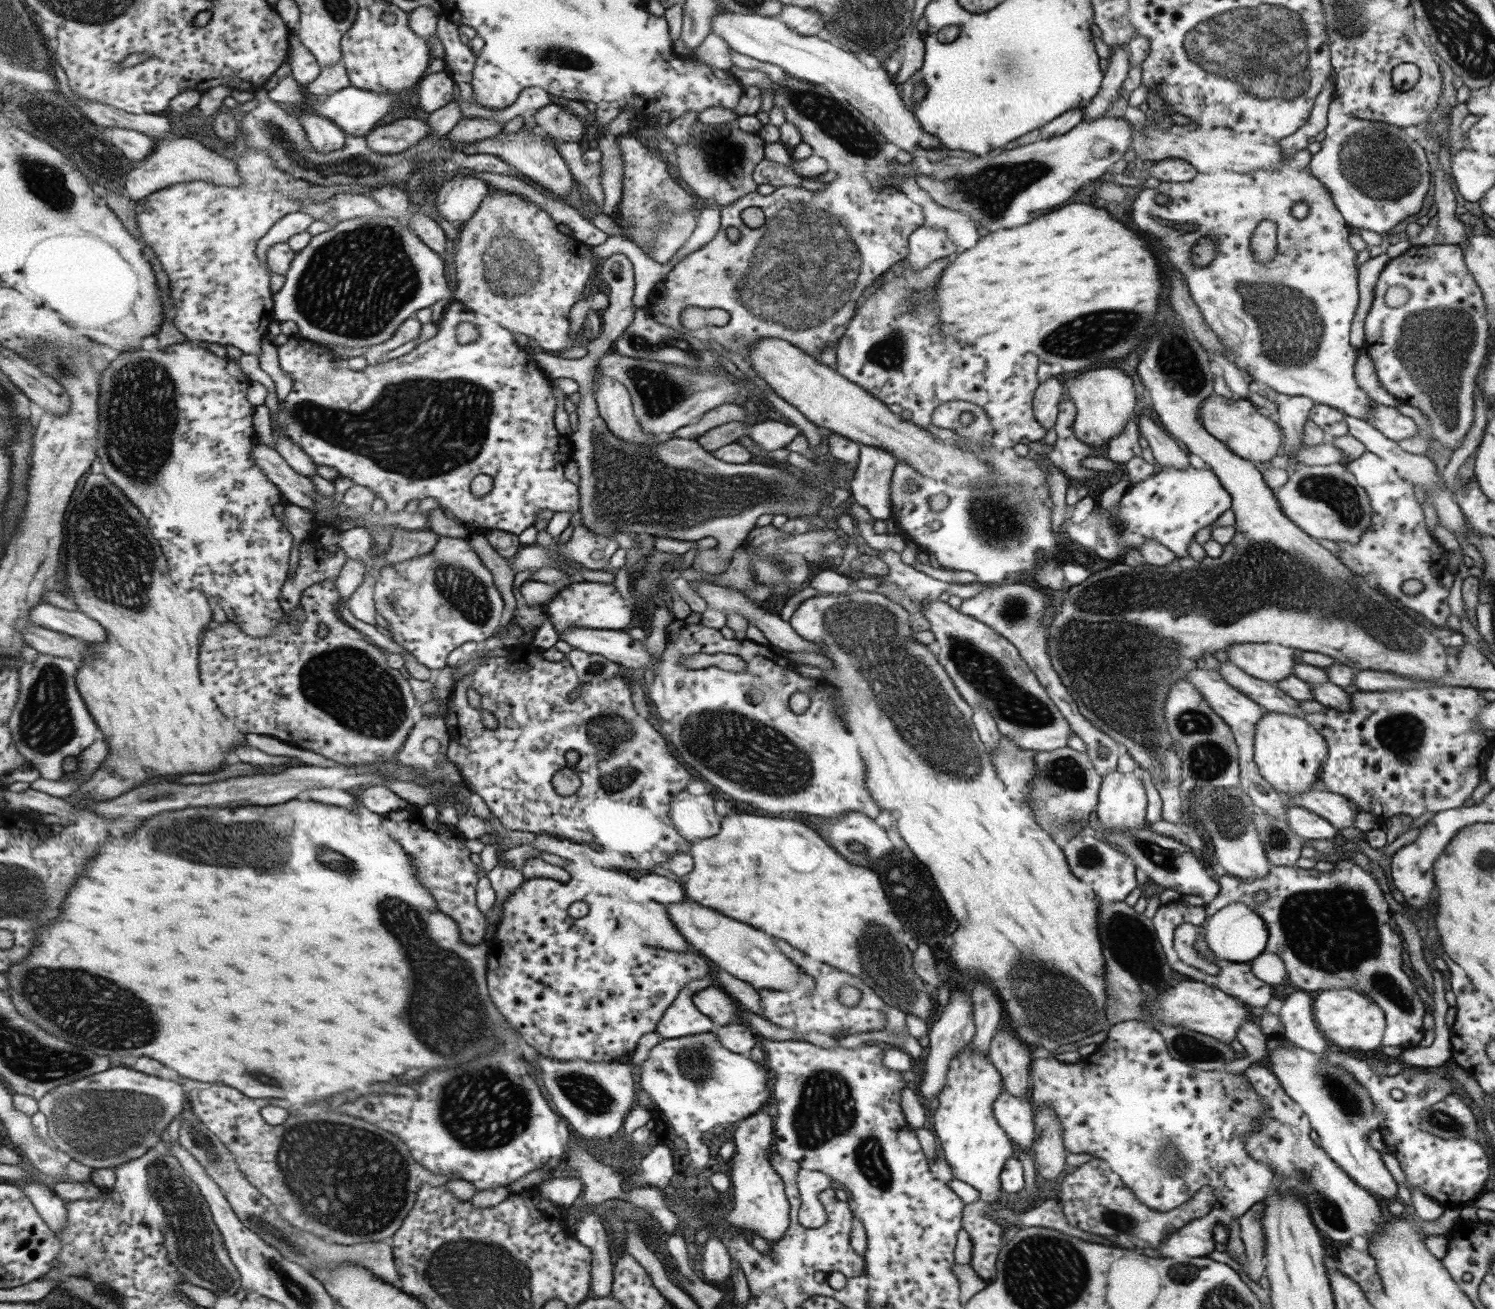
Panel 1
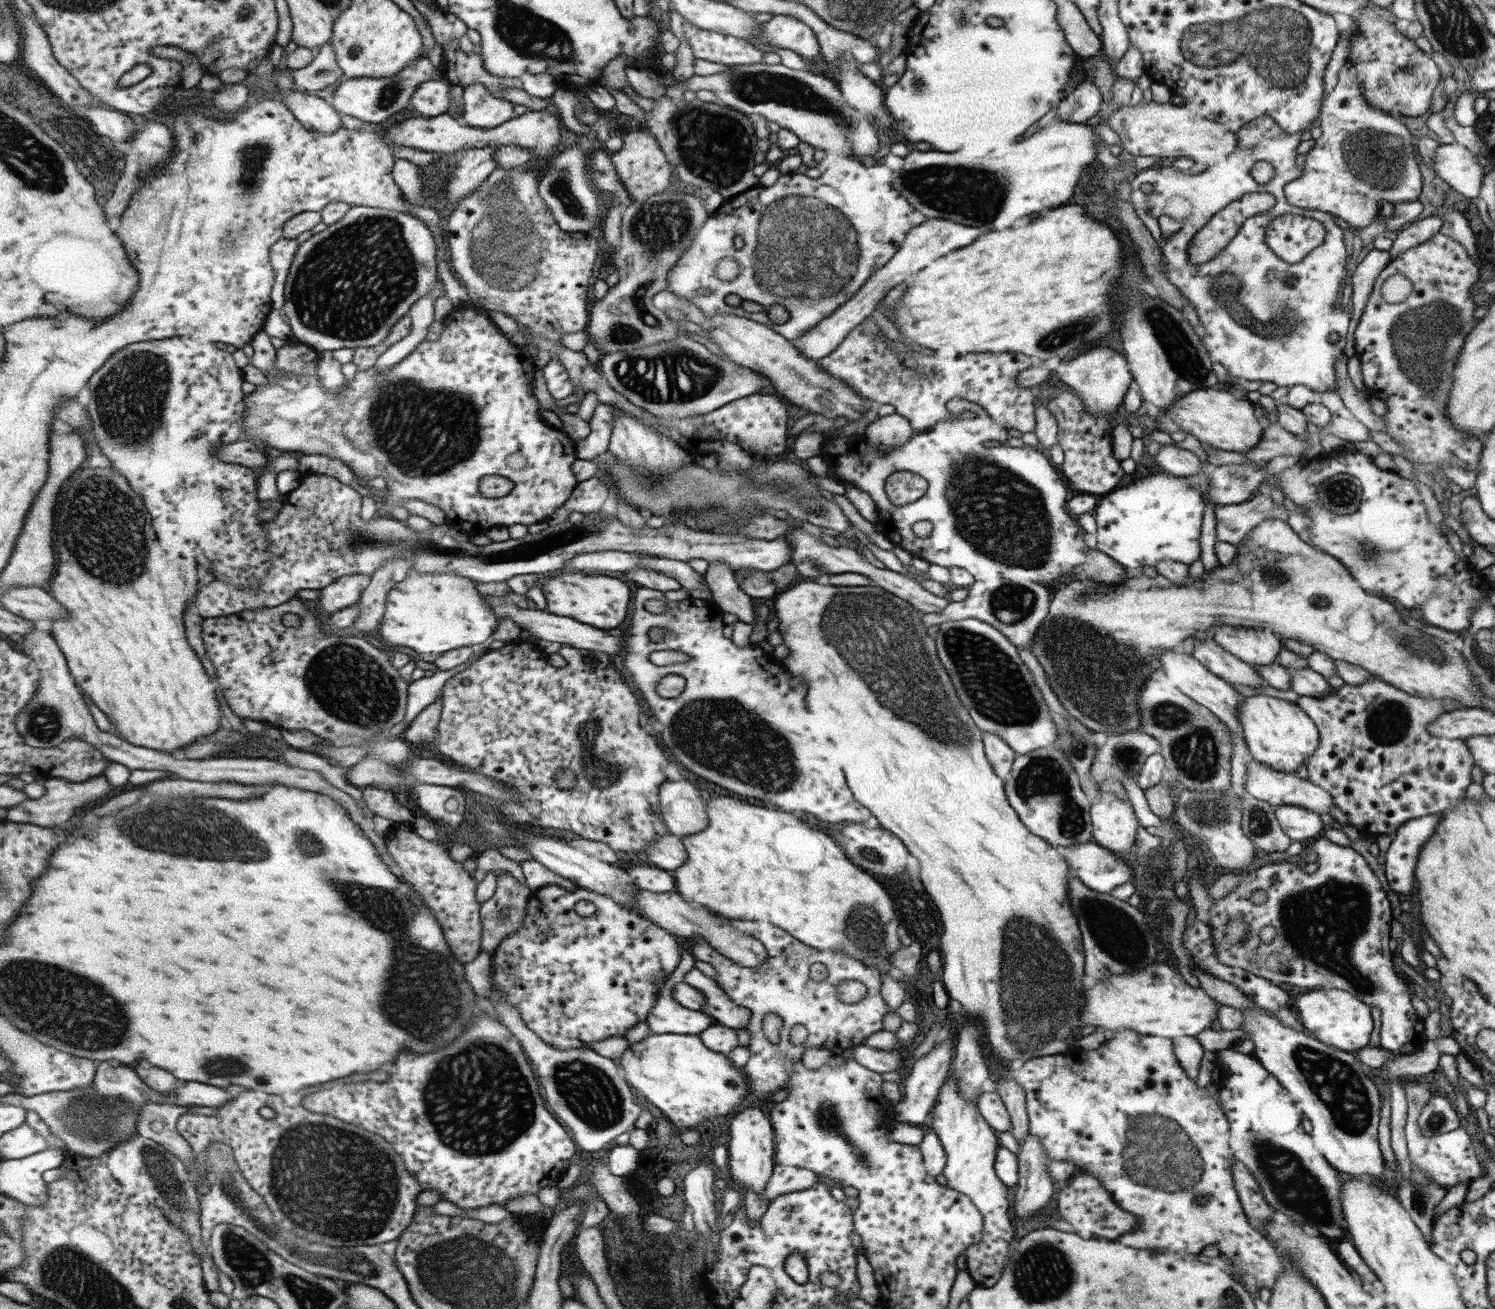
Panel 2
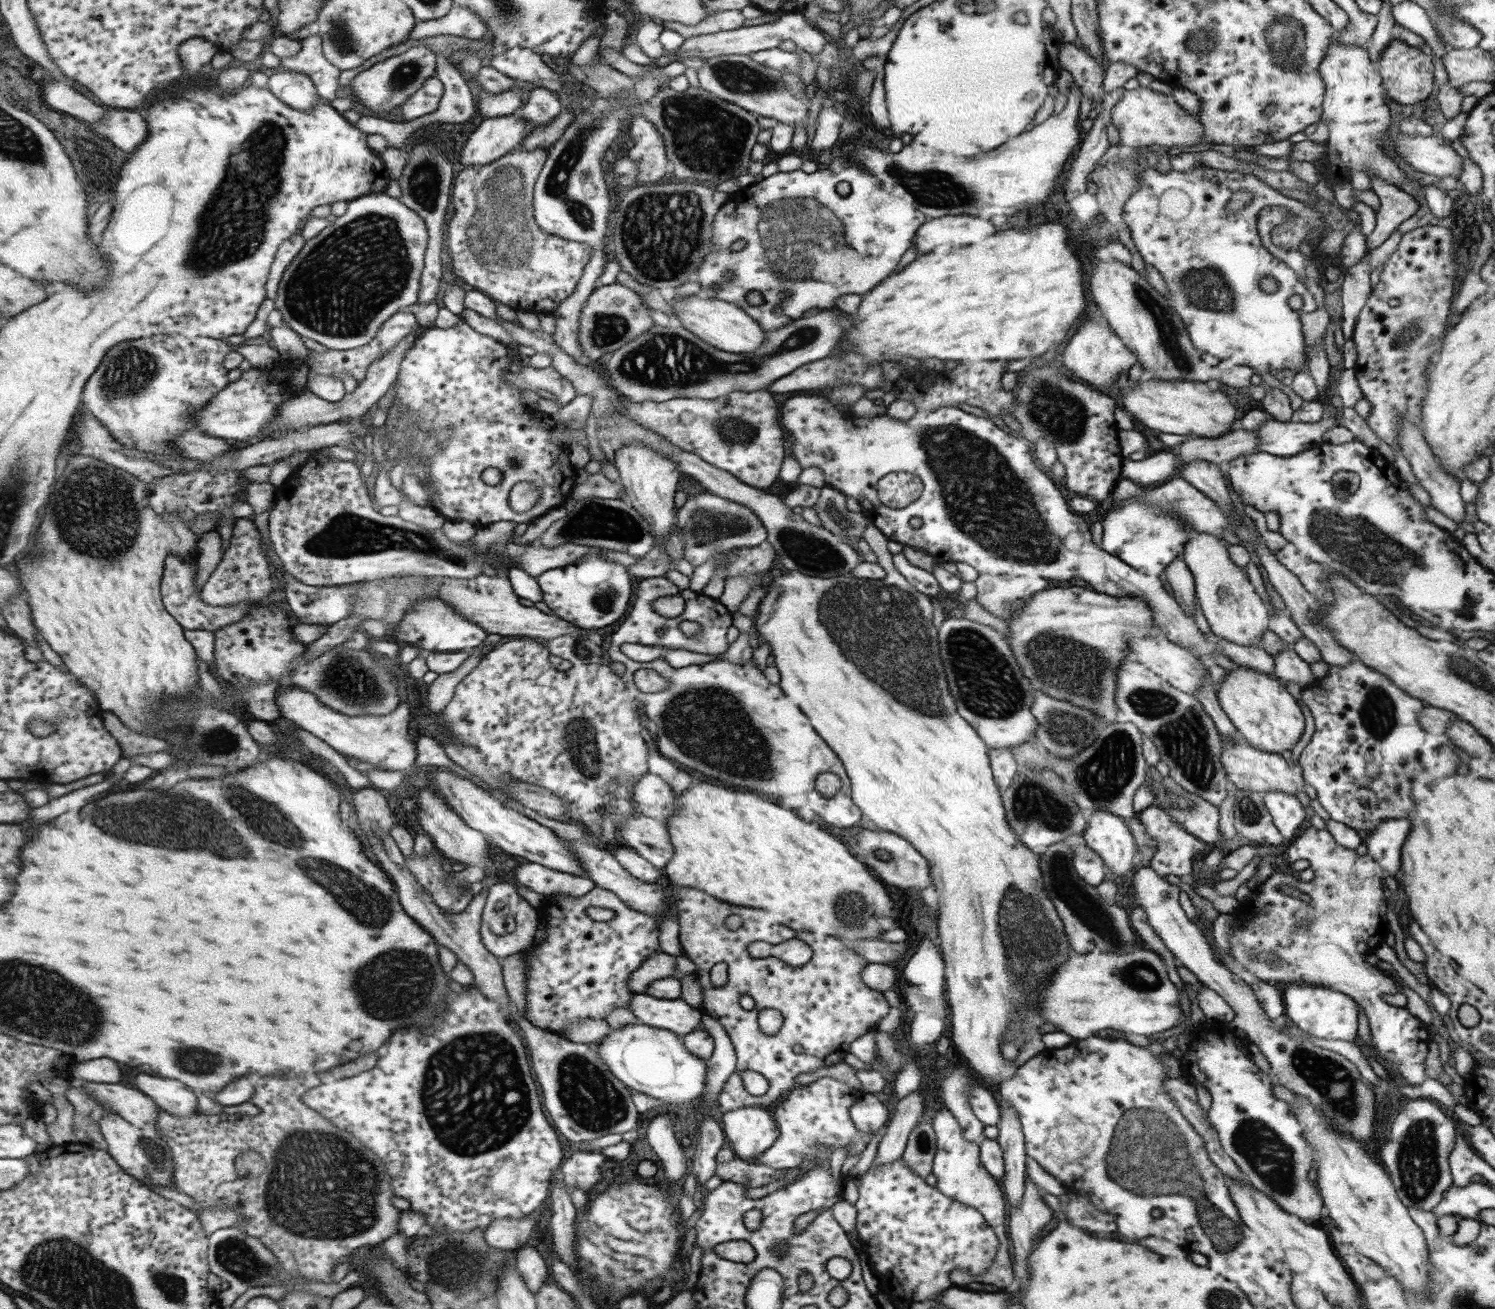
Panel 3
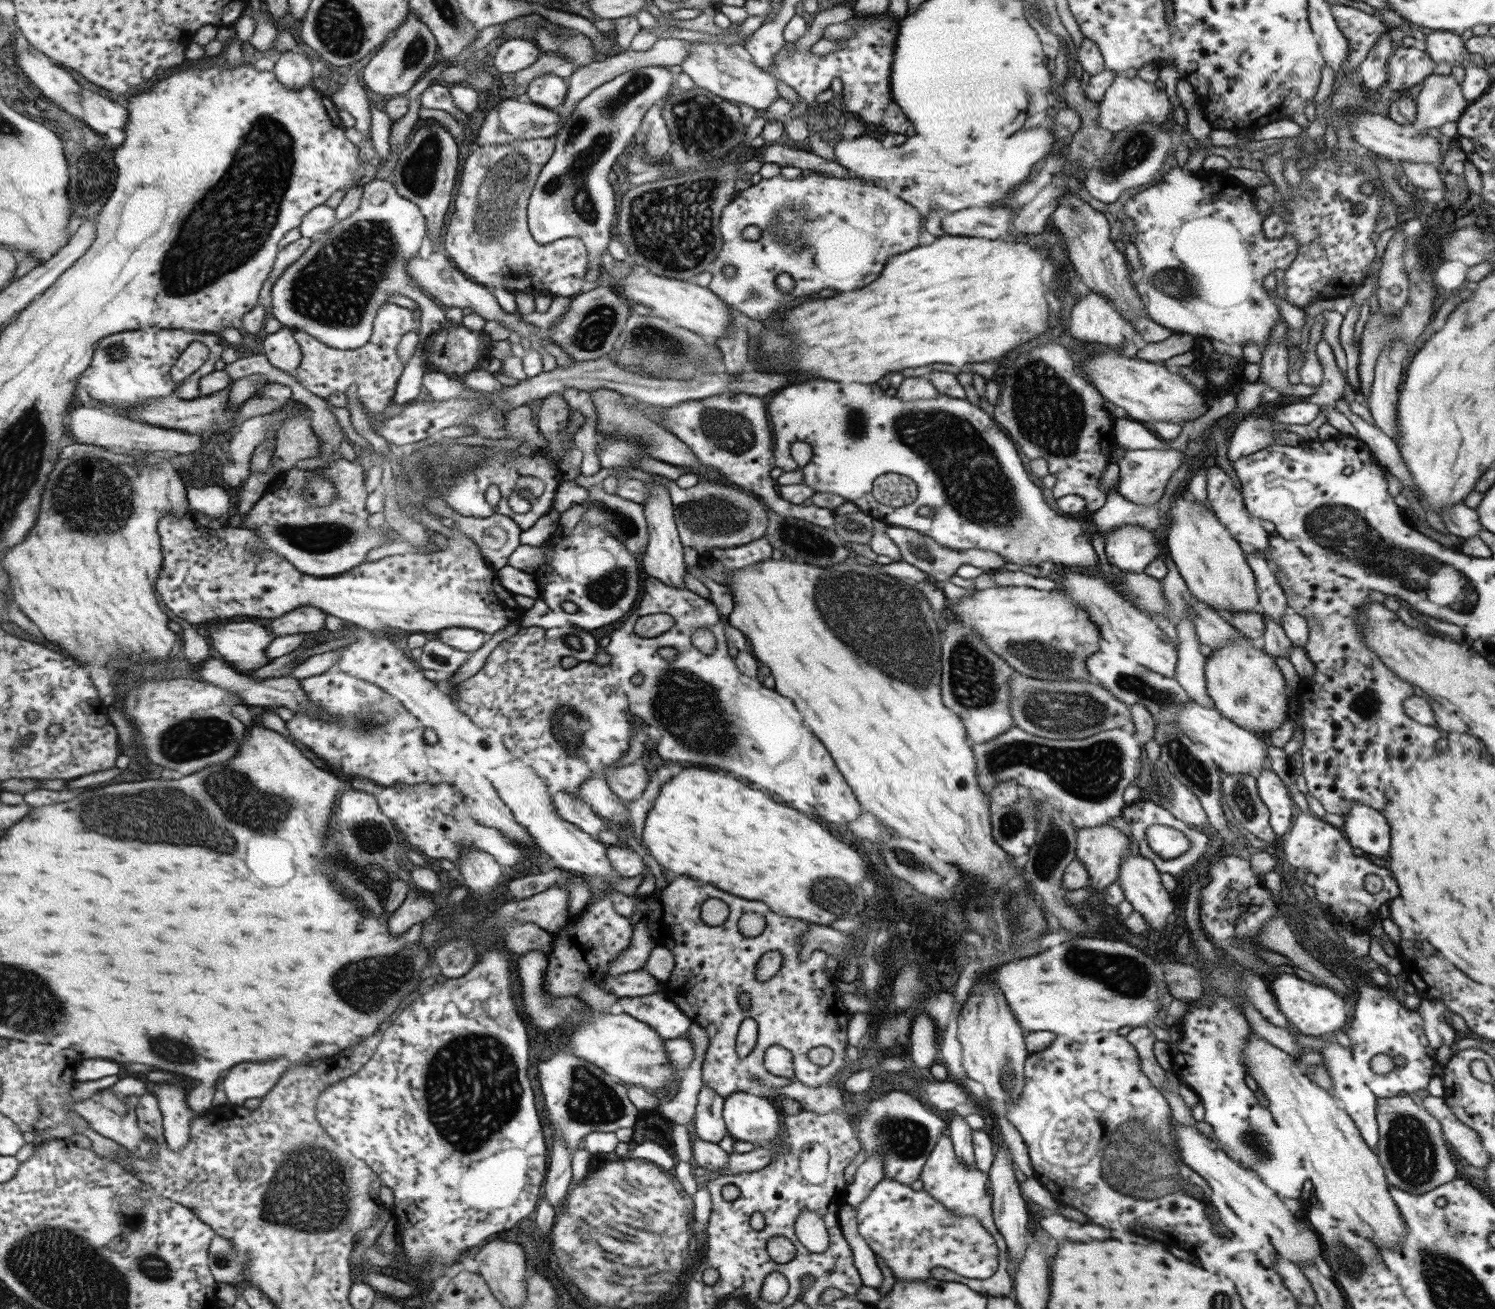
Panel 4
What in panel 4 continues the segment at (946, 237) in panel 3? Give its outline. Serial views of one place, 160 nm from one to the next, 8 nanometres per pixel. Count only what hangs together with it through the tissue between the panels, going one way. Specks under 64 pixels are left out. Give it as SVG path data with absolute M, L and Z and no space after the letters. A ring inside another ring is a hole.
M997 205L996 207L969 207L947 213L941 219L942 231L944 235L949 236L968 236L973 238L987 238L987 240L995 240L997 236L1004 236L1009 230L1012 217L1015 215L1009 207Z

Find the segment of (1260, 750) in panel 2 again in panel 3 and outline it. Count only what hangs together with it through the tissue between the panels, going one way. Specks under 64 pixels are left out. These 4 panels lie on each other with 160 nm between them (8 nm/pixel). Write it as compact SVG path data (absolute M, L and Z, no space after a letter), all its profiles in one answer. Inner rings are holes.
M1239 666L1232 670L1226 670L1223 680L1217 684L1216 697L1219 706L1242 736L1242 739L1257 750L1267 751L1271 754L1281 754L1283 750L1291 750L1293 745L1303 734L1303 714L1299 705L1285 691L1285 687L1271 673L1262 673L1254 668Z

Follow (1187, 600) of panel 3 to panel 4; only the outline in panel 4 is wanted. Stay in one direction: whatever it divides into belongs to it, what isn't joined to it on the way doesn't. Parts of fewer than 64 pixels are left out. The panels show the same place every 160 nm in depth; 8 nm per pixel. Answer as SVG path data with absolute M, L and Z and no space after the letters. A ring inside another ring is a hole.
M1184 614L1184 618L1175 623L1174 627L1177 634L1177 658L1173 677L1191 701L1215 709L1205 688L1203 665L1206 657L1199 652L1199 641L1188 614Z

